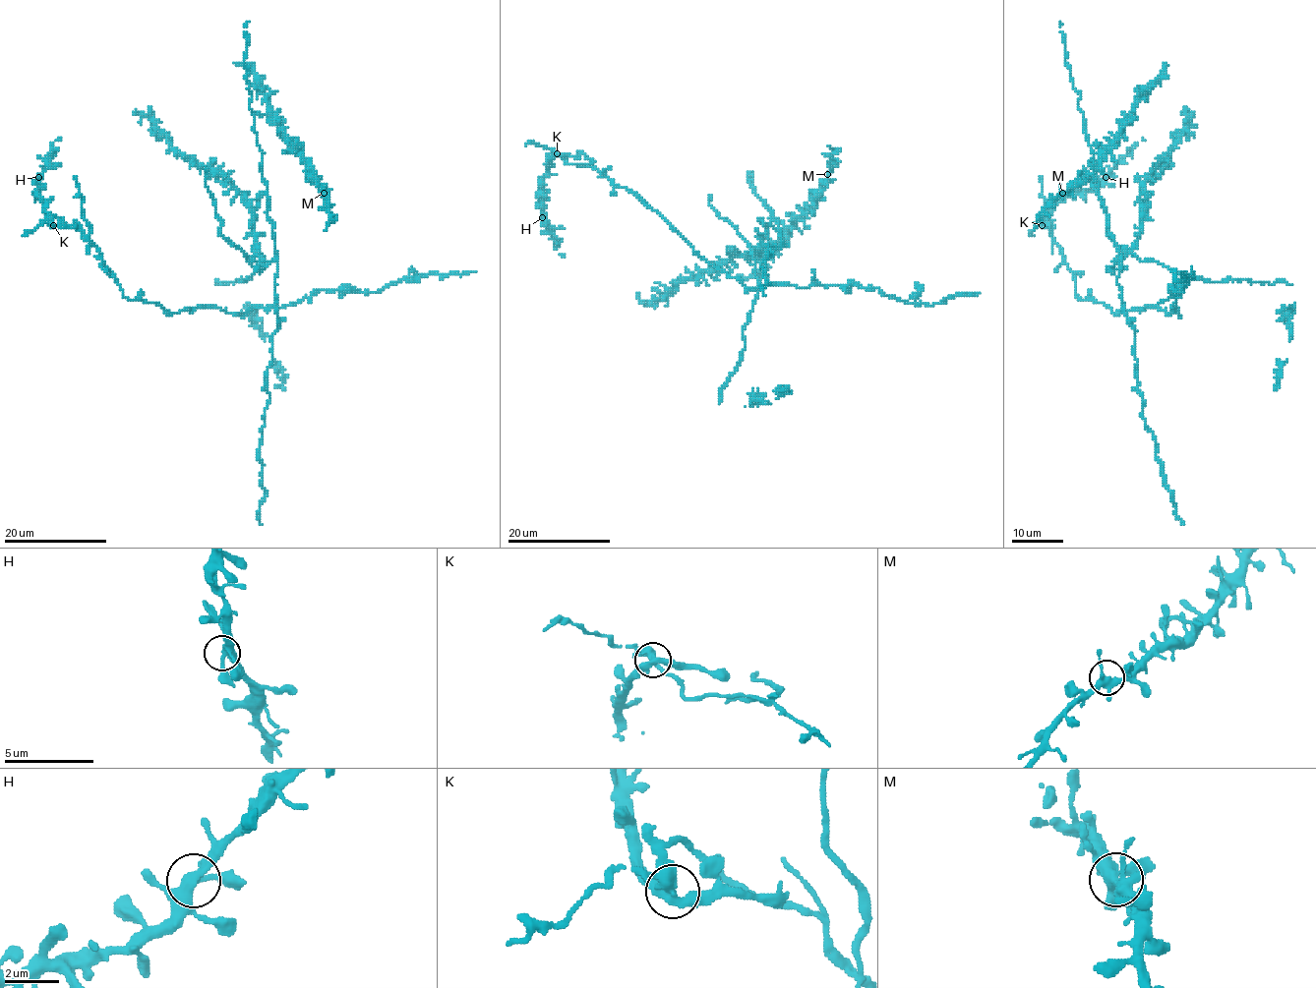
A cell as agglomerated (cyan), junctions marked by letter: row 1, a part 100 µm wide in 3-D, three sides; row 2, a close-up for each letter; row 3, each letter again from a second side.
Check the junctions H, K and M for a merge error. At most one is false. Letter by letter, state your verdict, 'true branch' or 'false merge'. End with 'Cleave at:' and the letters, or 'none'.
H: true branch
K: false merge
M: true branch
Cleave at: K

